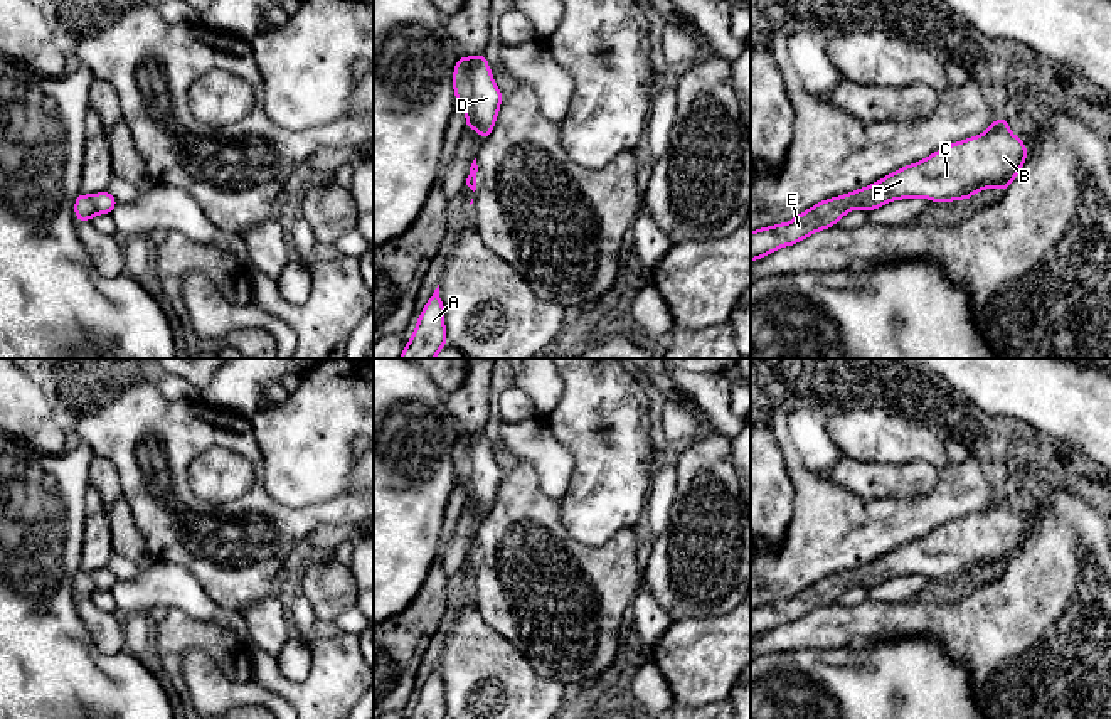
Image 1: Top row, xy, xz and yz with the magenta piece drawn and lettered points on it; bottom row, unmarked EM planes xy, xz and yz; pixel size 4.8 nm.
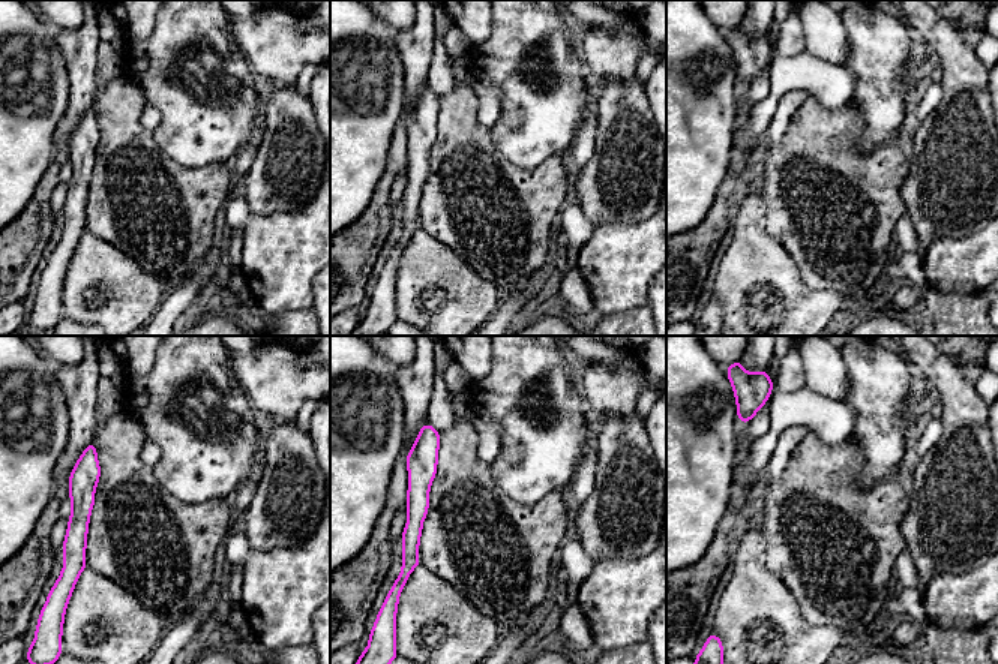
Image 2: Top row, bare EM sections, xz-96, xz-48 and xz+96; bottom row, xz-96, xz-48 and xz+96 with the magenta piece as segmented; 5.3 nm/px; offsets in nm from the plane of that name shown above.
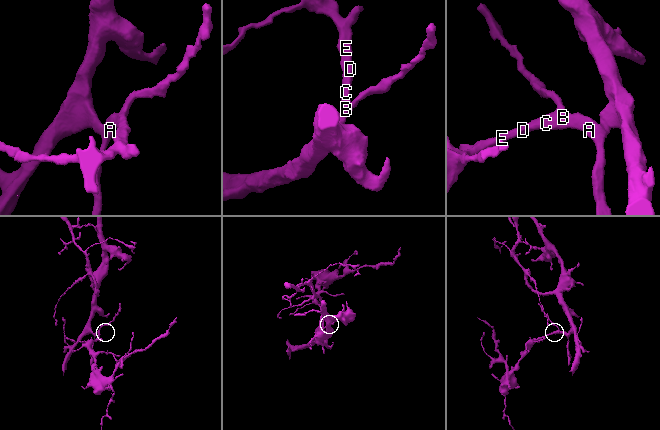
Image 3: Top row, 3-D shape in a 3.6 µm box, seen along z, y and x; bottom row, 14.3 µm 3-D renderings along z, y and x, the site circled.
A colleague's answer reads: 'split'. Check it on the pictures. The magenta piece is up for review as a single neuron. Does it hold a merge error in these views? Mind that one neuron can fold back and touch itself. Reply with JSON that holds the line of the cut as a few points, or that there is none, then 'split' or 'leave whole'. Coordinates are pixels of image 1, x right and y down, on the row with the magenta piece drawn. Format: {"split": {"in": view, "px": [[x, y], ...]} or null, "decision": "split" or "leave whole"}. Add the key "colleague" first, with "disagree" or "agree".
{"colleague": "disagree", "split": null, "decision": "leave whole"}

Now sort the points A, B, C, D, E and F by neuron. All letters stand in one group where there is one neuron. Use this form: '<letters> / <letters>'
A B C D E F

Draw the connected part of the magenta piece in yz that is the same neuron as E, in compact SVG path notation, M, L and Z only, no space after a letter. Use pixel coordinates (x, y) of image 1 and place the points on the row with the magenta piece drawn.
M1000 116L980 136L944 146L928 158L896 170L882 180L827 199L786 224L751 232L751 263L835 226L852 209L874 210L890 200L924 197L938 204L971 199L981 189L1007 192L1027 158L1025 143Z

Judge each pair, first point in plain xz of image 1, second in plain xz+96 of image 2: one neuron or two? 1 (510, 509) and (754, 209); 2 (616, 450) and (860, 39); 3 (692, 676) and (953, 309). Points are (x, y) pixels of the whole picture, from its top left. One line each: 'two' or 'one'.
1: two
2: one
3: two

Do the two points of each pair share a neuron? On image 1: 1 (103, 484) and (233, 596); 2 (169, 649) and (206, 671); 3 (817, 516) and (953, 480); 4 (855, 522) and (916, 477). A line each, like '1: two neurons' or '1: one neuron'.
1: two neurons
2: two neurons
3: one neuron
4: two neurons

